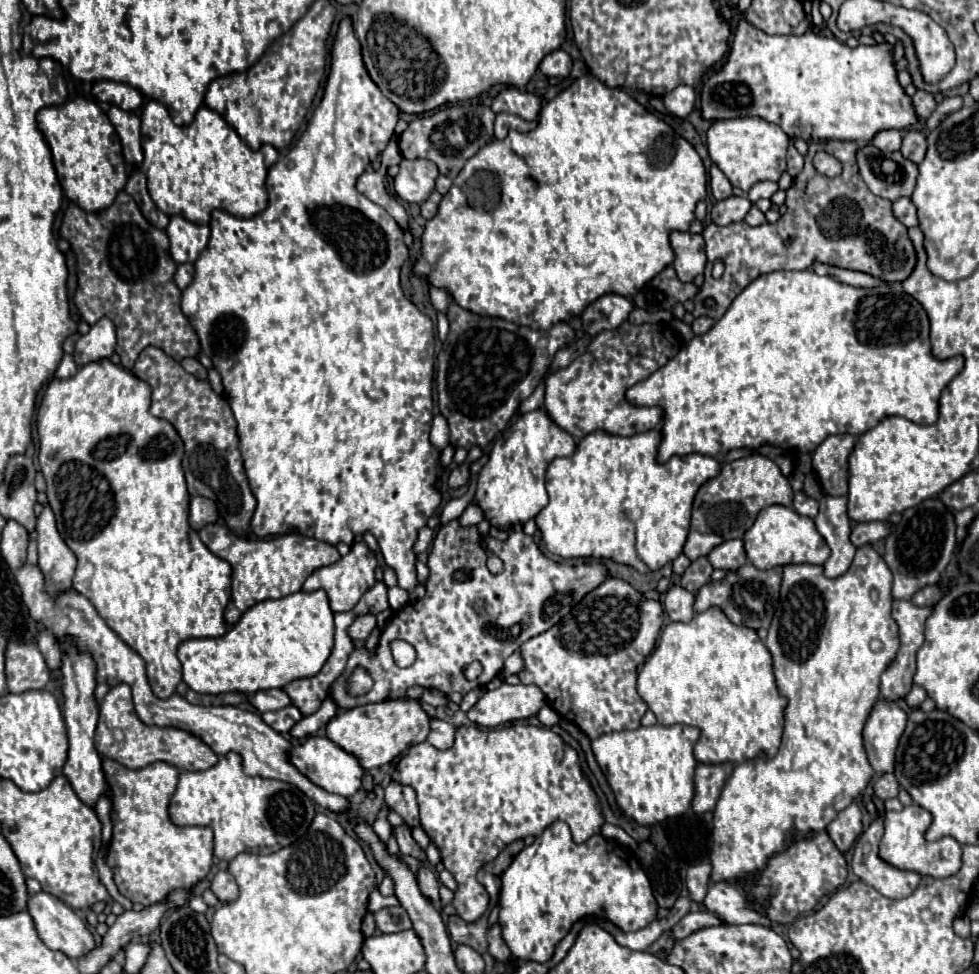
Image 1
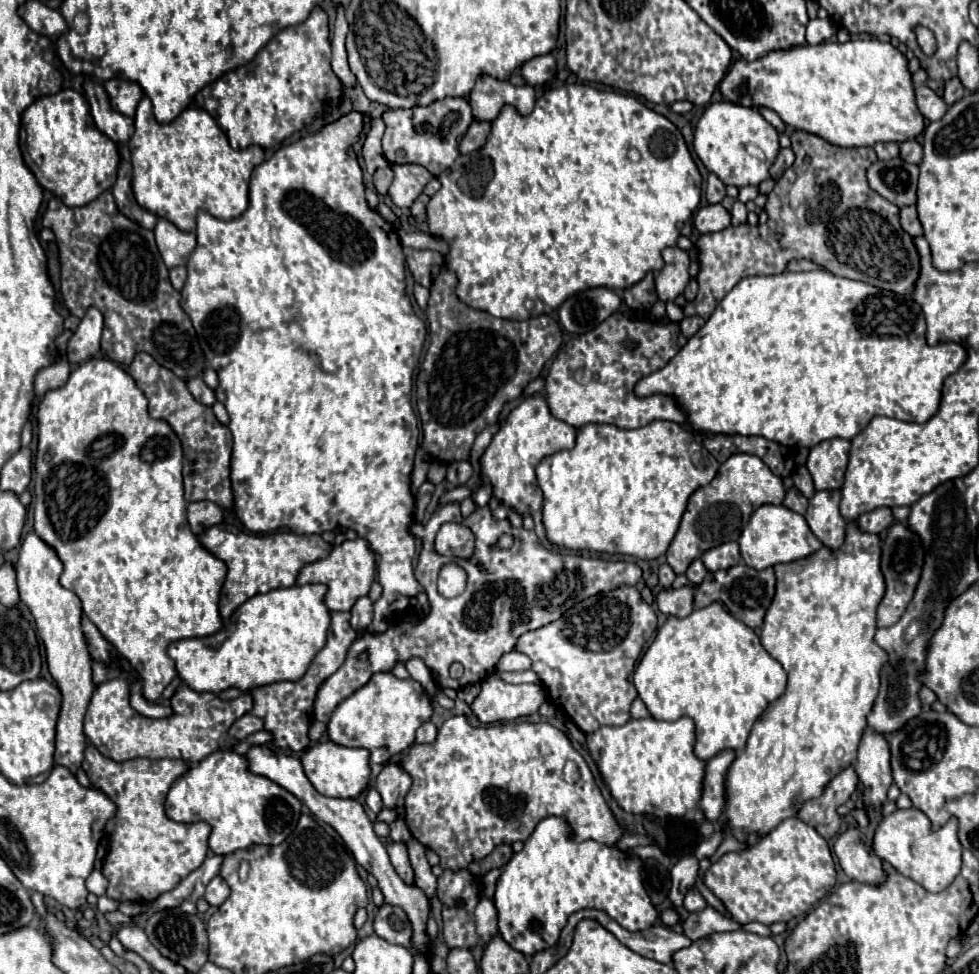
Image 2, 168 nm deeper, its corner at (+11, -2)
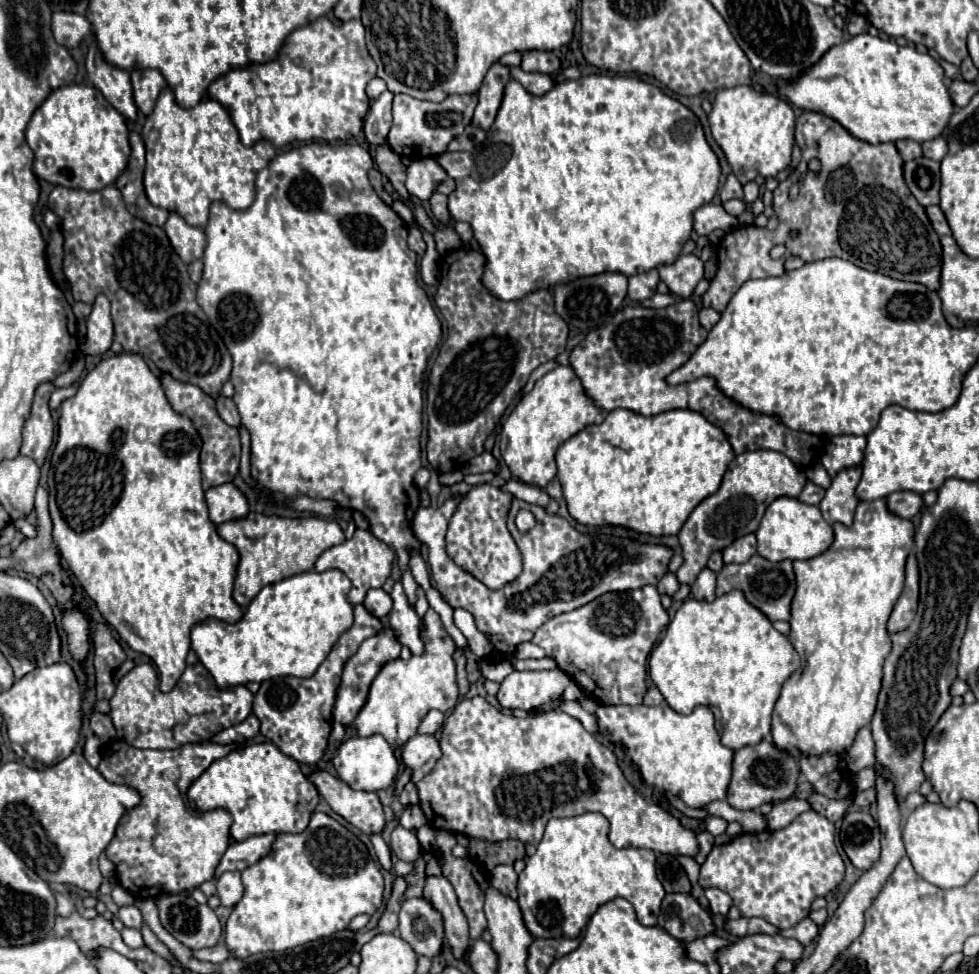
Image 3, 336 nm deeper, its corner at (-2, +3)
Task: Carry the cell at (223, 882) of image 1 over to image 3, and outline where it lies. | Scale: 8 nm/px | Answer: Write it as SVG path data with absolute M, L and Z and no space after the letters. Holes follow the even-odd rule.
M226 871L216 879L218 897L224 907L234 907L244 895L244 883L240 871Z

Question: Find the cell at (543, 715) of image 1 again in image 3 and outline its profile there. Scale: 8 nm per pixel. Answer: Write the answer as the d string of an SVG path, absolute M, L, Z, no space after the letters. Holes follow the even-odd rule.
M572 679L570 681L570 685L566 687L566 691L562 693L562 697L566 699L566 701L582 701L582 699L586 699L586 693L578 687L578 683Z

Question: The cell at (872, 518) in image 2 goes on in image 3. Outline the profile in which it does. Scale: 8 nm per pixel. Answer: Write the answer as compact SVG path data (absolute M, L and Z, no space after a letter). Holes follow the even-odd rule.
M892 493L892 497L888 497L888 509L904 519L912 519L920 509L924 507L922 495L920 493Z

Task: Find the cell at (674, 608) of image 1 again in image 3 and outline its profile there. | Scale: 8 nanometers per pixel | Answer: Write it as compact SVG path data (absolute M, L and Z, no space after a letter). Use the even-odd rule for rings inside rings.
M708 567L700 571L692 585L692 597L698 601L714 601L716 599L716 573Z

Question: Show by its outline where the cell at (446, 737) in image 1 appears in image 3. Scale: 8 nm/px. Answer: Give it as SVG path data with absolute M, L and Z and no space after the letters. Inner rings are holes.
M430 711L430 713L422 719L422 723L420 723L420 727L418 727L418 733L430 733L430 735L434 735L434 733L440 731L442 723L444 723L444 713L440 713L440 711Z

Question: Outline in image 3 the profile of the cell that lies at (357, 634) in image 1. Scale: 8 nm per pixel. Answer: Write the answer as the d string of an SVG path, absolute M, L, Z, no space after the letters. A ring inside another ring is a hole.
M370 589L366 599L364 599L364 607L376 615L376 617L386 617L392 609L392 597L384 591L384 589Z

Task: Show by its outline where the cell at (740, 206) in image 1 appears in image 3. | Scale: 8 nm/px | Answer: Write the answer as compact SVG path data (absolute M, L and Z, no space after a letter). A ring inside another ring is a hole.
M708 203L708 205L702 205L700 209L696 209L696 213L694 213L694 231L700 237L710 235L714 229L722 229L722 231L728 233L736 227L738 227L738 219L728 215L722 209L722 205Z

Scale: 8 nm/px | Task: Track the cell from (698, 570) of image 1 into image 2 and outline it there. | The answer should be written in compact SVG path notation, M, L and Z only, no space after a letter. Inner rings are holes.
M699 558L695 562L691 562L691 566L685 572L685 576L689 578L689 582L693 582L693 584L701 584L703 578L705 578L705 574L707 574L707 568L703 566L703 562Z

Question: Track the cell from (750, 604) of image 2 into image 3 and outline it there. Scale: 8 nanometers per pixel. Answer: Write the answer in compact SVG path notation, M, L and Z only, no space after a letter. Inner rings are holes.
M752 555L746 563L736 565L724 565L722 571L718 573L718 587L716 587L716 595L724 595L732 589L740 589L744 591L746 599L758 607L770 621L788 621L790 619L790 603L794 599L796 593L796 581L794 581L794 571L792 571L792 561L768 561L760 555Z

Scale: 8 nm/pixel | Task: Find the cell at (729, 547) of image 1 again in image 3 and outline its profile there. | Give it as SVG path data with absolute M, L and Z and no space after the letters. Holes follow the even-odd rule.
M744 535L736 539L728 549L724 549L724 561L726 563L744 563L756 553L756 535Z

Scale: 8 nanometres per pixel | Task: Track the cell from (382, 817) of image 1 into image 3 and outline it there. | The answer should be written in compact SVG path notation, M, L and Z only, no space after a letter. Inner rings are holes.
M408 781L408 783L406 783L406 787L404 787L404 789L402 789L402 793L400 793L400 801L402 801L404 805L416 805L416 803L418 803L416 783L412 783L412 781Z

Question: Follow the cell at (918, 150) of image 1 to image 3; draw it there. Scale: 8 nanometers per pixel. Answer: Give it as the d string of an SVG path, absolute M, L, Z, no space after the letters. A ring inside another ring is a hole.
M936 137L932 141L926 141L926 143L922 143L922 147L924 147L924 157L934 159L934 161L942 161L944 155L948 153L948 143L944 137Z

